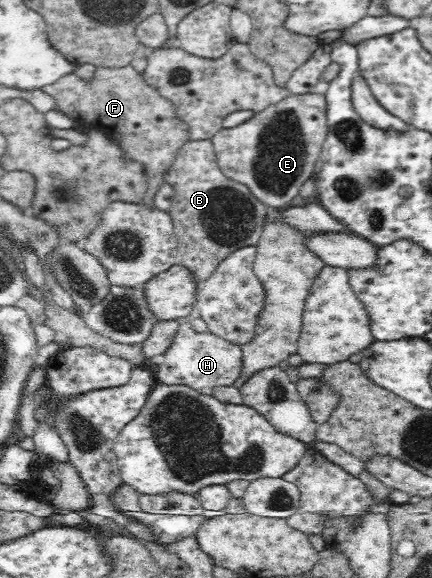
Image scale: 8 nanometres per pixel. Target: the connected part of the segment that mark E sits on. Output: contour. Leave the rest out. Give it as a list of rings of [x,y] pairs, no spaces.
[[[291,94],[240,126],[223,127],[212,139],[221,171],[232,181],[247,186],[267,207],[285,208],[300,197],[301,186],[317,172],[321,147],[328,136],[326,108],[323,94]]]

